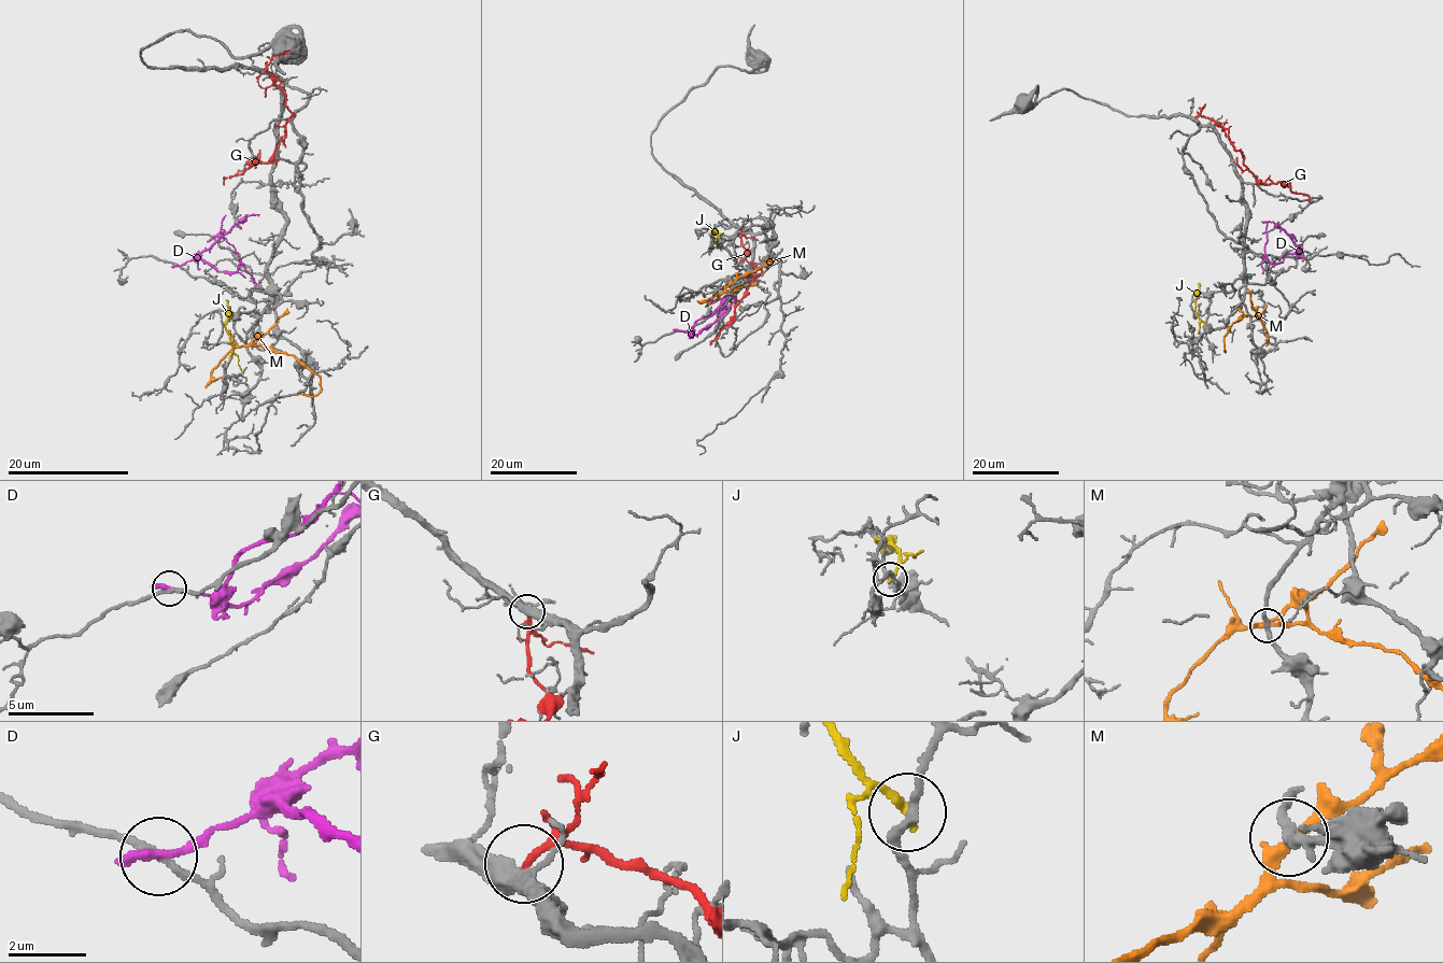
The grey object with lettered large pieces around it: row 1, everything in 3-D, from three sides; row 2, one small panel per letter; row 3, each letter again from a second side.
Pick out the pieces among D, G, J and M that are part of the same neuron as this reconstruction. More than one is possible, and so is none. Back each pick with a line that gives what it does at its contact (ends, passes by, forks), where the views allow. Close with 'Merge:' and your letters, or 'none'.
Merge: none

